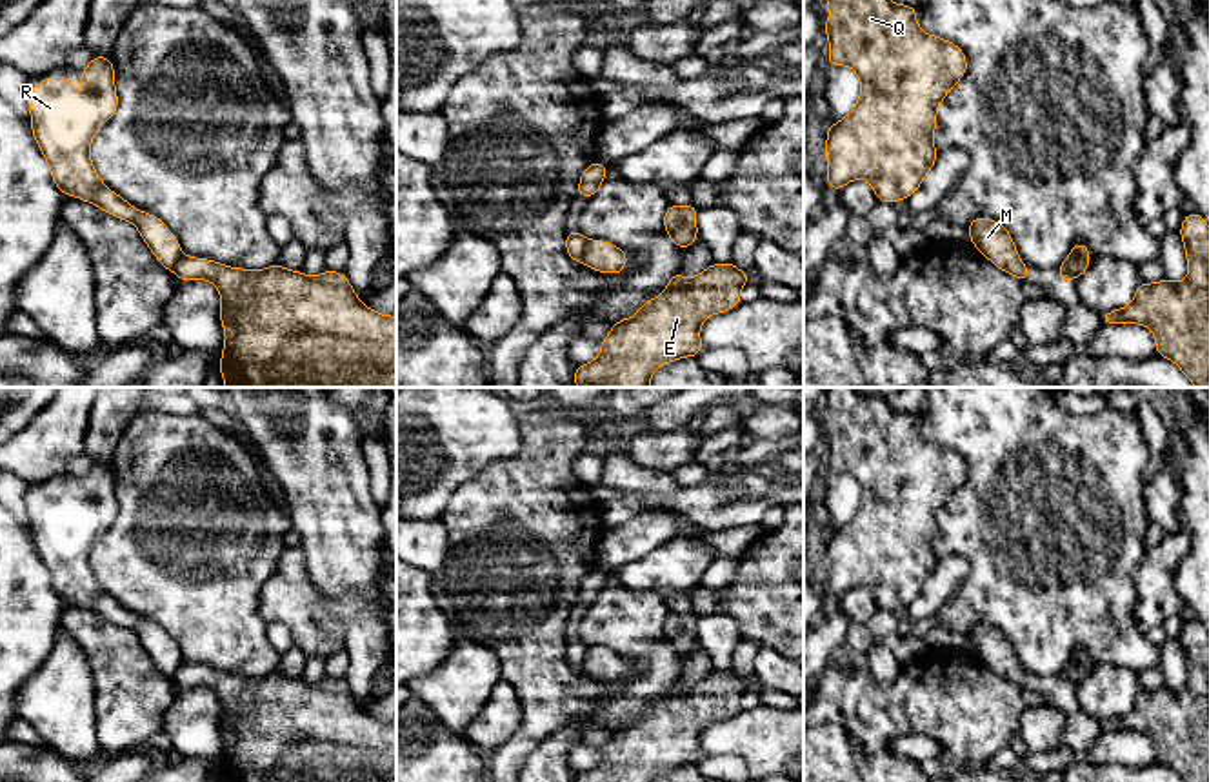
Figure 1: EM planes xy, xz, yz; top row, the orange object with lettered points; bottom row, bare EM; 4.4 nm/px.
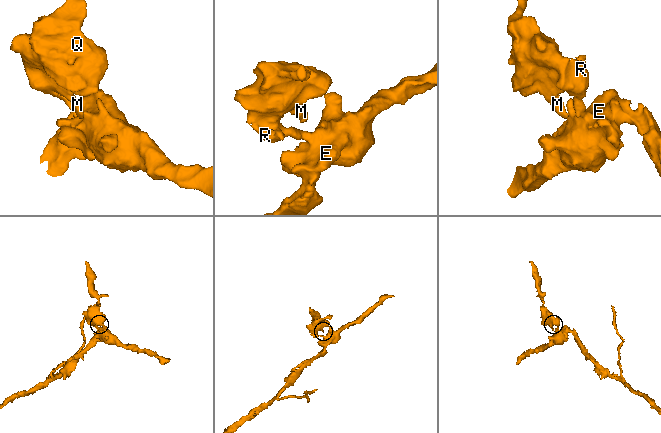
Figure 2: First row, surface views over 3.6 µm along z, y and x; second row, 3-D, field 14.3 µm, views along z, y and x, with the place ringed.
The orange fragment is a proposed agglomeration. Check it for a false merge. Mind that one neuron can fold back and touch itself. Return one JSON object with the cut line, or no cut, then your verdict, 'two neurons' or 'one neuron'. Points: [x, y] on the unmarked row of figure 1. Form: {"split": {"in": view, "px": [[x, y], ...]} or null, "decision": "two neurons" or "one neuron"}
{"split": {"in": "yz", "px": [[1088, 666], [1075, 666], [1068, 675], [1069, 682]]}, "decision": "two neurons"}

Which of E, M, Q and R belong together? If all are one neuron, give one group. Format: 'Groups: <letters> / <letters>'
Groups: E / M Q R

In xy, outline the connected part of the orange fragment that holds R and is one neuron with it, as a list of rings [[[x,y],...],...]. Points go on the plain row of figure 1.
[[[93,464],[82,476],[80,491],[84,498],[75,504],[69,484],[51,484],[25,502],[31,538],[51,575],[53,589],[64,602],[91,609],[120,627],[129,627],[156,667],[175,678],[182,664],[176,644],[158,624],[138,618],[113,600],[96,582],[89,564],[95,540],[118,515],[111,466]]]

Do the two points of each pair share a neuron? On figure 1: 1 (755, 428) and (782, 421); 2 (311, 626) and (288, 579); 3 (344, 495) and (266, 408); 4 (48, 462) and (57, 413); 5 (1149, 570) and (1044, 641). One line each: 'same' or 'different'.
1: same
2: same
3: same
4: same
5: different

